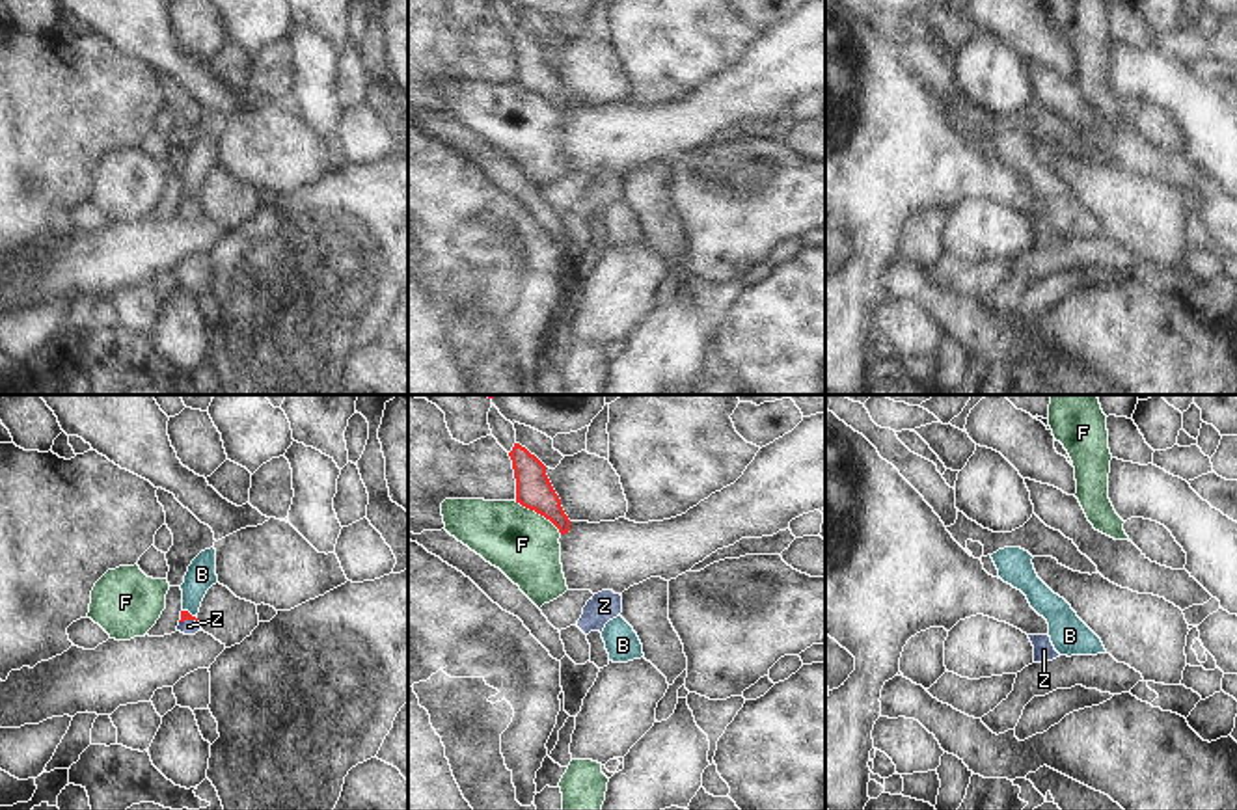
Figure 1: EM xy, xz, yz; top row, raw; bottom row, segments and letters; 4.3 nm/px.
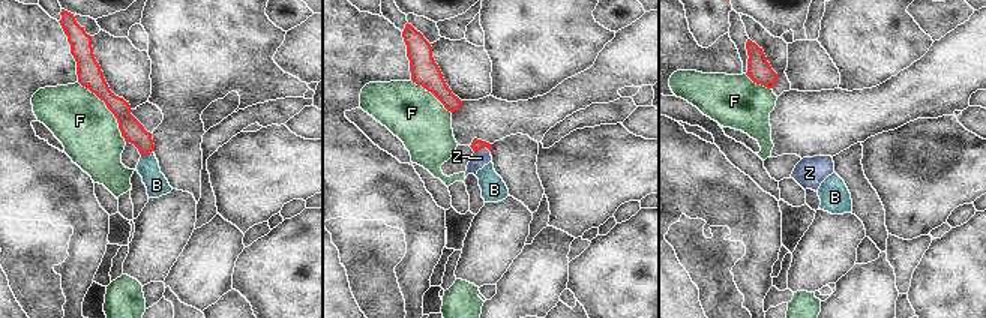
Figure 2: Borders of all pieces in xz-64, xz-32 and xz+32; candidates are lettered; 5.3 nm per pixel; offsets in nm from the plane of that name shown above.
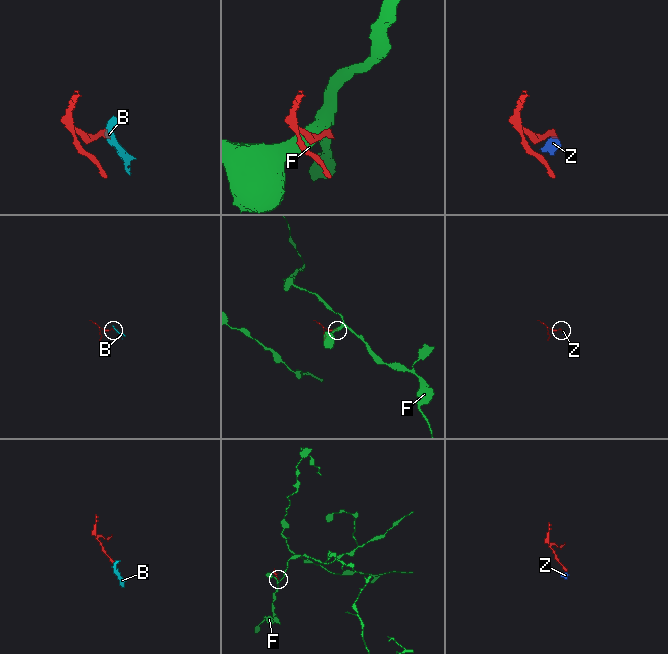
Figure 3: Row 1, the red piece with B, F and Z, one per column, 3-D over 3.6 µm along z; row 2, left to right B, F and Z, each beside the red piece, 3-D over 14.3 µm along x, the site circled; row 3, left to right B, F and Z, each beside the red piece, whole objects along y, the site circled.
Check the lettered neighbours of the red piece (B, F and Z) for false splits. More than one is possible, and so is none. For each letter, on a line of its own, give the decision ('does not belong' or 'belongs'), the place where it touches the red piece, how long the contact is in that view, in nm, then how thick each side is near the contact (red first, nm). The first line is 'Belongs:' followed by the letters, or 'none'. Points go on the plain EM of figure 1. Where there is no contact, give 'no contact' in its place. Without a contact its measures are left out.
Belongs: Z
B: does not belong; meets red in xy at (189, 196); contact 80 nm long; 50 nm thick on the red side, 130 nm on the other
F: does not belong; meets red in xz at (539, 95); contact 240 nm long; 160 nm thick on the red side, 300 nm on the other
Z: belongs; meets red in xy at (187, 202); contact 80 nm long; 50 nm thick on the red side, 60 nm on the other

